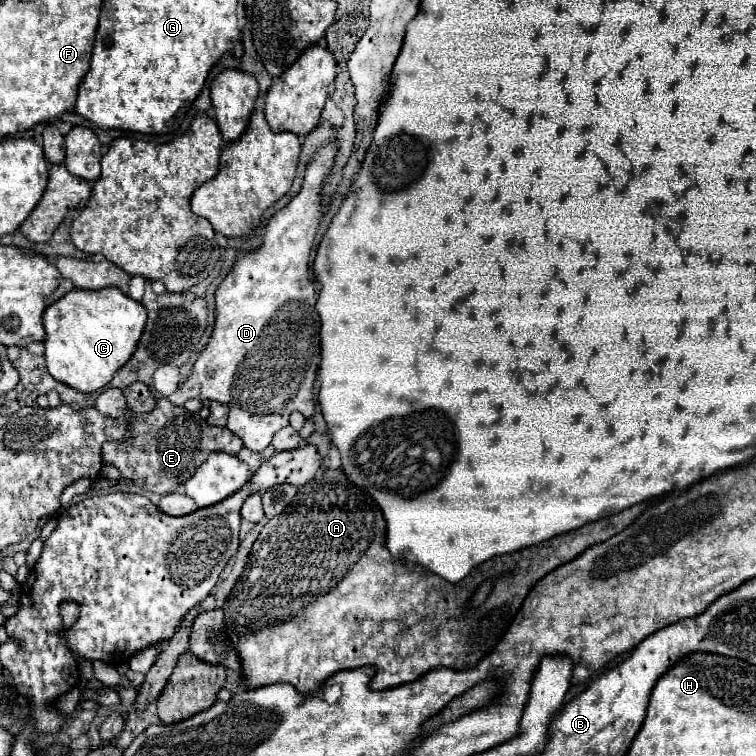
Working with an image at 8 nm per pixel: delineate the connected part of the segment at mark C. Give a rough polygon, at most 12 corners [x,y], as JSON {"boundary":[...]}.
{"boundary":[[115,287],[47,307],[53,379],[95,393],[137,349],[147,311]]}

